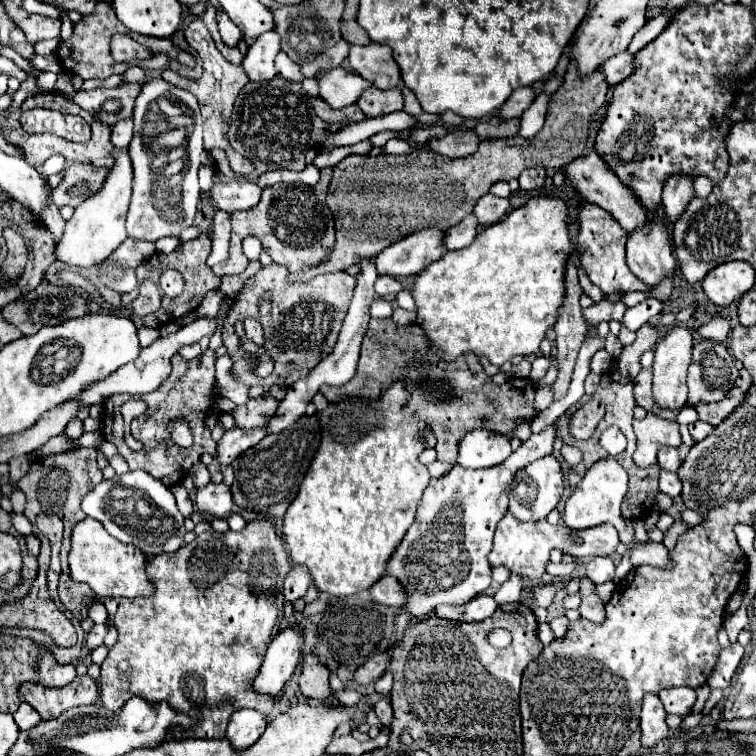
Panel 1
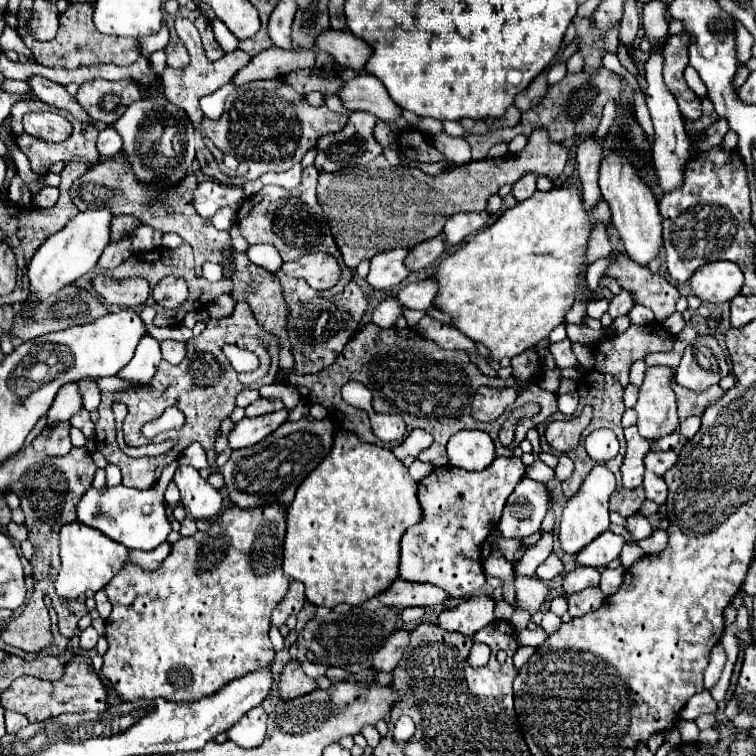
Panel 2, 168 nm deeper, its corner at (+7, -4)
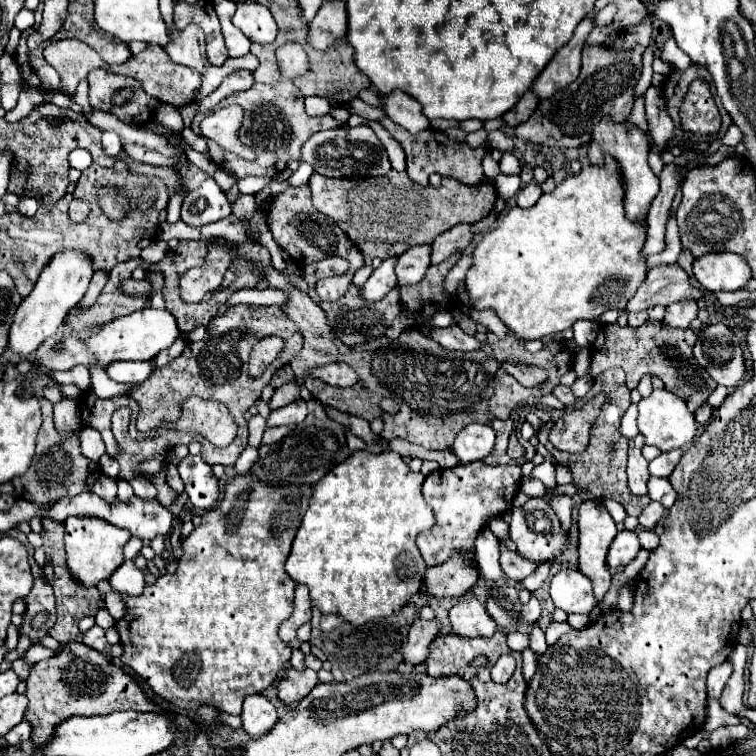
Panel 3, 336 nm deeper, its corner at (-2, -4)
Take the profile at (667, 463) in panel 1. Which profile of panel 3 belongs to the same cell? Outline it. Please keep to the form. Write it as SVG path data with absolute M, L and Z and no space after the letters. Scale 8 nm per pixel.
M675 449L675 451L669 451L669 453L661 453L657 459L653 459L649 463L649 473L653 477L669 477L673 473L673 469L677 467L681 455L683 455L681 449Z

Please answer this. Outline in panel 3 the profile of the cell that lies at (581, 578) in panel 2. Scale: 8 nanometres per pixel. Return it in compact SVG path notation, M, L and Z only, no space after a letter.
M561 569L549 585L549 595L557 609L565 613L589 615L597 605L589 579L577 569Z

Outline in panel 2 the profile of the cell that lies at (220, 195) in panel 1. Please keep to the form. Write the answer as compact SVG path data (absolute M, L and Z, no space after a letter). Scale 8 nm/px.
M216 181L198 183L198 187L194 191L194 207L206 219L214 217L214 213L222 207L240 209L244 199L246 199L246 195L240 187L226 187Z

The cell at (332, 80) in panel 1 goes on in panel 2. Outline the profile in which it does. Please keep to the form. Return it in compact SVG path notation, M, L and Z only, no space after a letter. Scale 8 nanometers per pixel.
M360 73L346 81L336 95L348 111L370 111L382 121L394 121L402 111L392 97L388 97L380 79L368 73Z

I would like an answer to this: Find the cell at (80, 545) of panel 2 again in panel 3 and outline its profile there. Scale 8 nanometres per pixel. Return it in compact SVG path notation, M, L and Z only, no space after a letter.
M67 517L63 523L67 565L71 573L77 575L77 581L81 581L85 587L93 587L101 579L109 579L109 575L123 563L123 545L131 539L129 531L99 517Z

